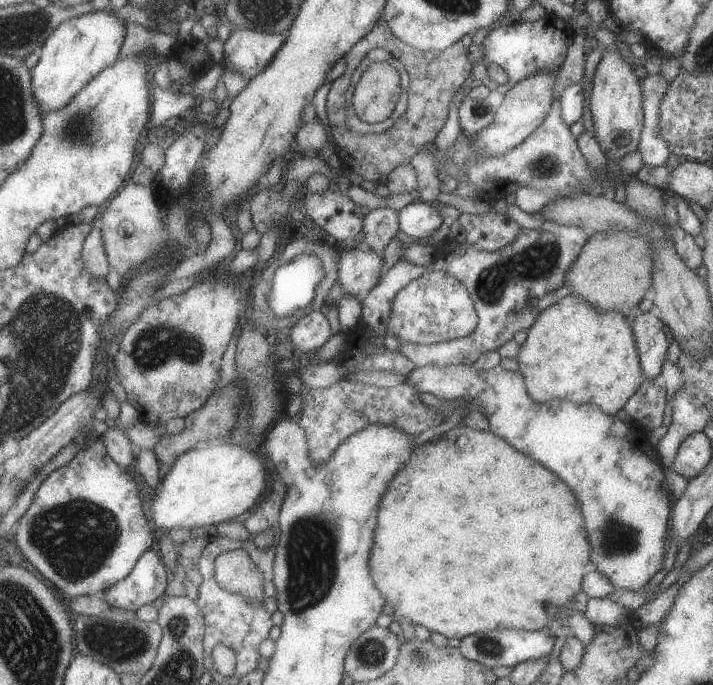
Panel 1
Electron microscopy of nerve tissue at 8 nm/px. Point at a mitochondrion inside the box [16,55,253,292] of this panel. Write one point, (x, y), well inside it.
(79, 129)

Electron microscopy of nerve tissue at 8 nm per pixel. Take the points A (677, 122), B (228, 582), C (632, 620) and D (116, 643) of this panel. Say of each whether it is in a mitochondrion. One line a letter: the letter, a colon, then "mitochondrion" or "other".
A: other
B: other
C: other
D: mitochondrion

